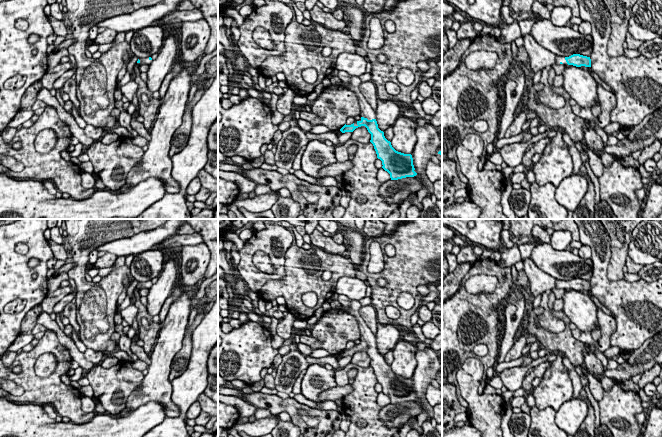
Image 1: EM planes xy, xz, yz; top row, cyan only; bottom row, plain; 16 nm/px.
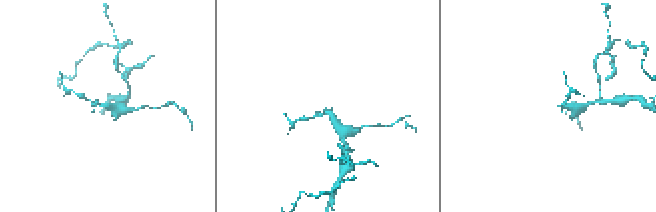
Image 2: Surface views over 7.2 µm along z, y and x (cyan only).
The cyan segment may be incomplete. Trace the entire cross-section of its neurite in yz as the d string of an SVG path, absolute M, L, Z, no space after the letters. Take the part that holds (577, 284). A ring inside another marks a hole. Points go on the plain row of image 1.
M573 278L569 281L562 281L562 280L556 279L555 288L558 288L558 289L568 288L576 291L581 291L581 290L591 291L591 283L590 281L583 280L580 278Z

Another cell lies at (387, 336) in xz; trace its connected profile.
M392 324L379 326L376 334L378 352L381 355L385 355L387 352L393 350L400 341L401 335L402 333Z

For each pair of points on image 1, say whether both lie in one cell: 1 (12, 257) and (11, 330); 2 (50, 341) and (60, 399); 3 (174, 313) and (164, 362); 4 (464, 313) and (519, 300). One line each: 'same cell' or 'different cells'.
1: same cell
2: same cell
3: same cell
4: different cells

